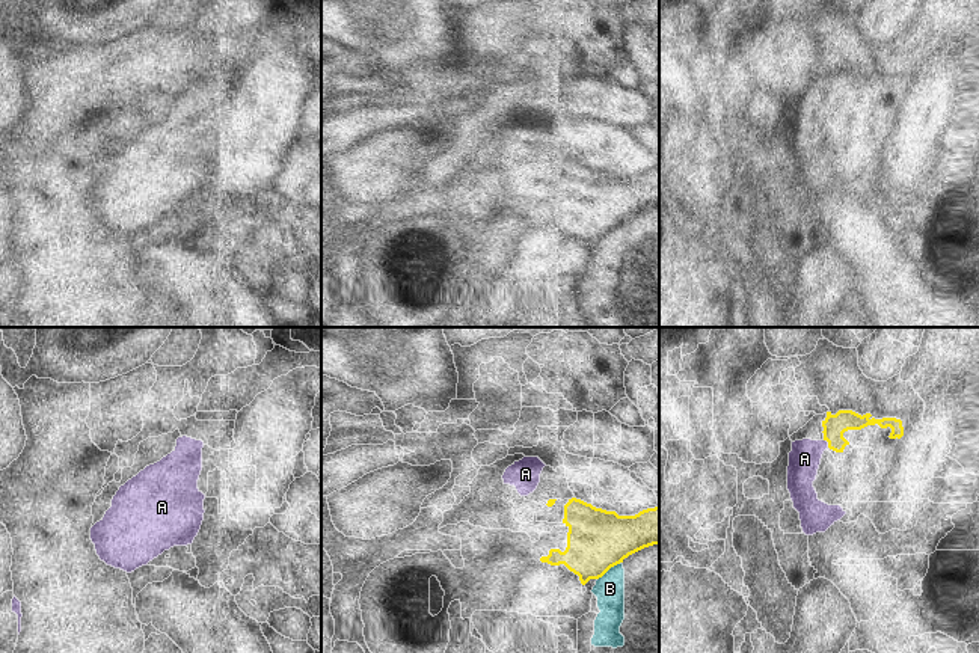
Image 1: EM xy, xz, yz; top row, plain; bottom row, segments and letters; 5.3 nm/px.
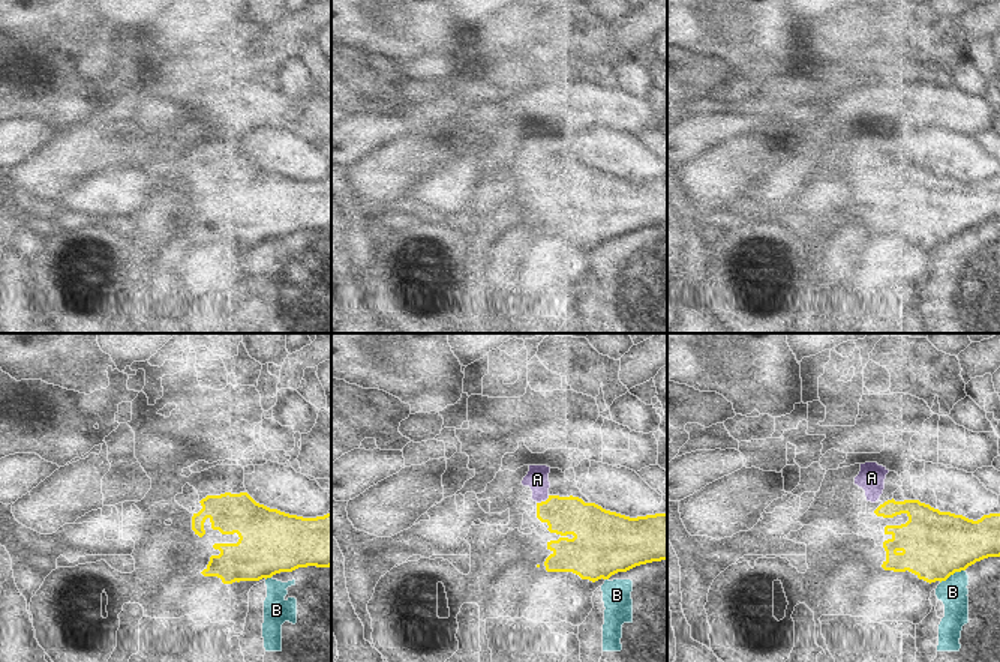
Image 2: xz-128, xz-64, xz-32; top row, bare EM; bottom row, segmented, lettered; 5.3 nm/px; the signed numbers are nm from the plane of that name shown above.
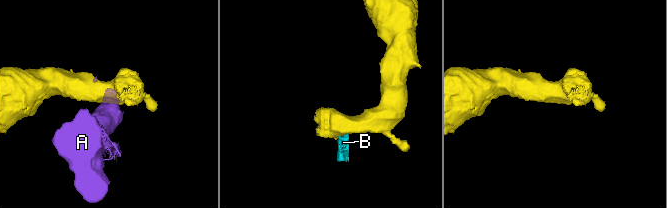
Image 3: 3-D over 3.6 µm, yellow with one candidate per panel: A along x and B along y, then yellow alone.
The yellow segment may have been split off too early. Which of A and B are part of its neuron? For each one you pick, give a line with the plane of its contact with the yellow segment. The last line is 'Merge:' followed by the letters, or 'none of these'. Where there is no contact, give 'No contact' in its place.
A: Touches yellow in yz
Merge: A.

